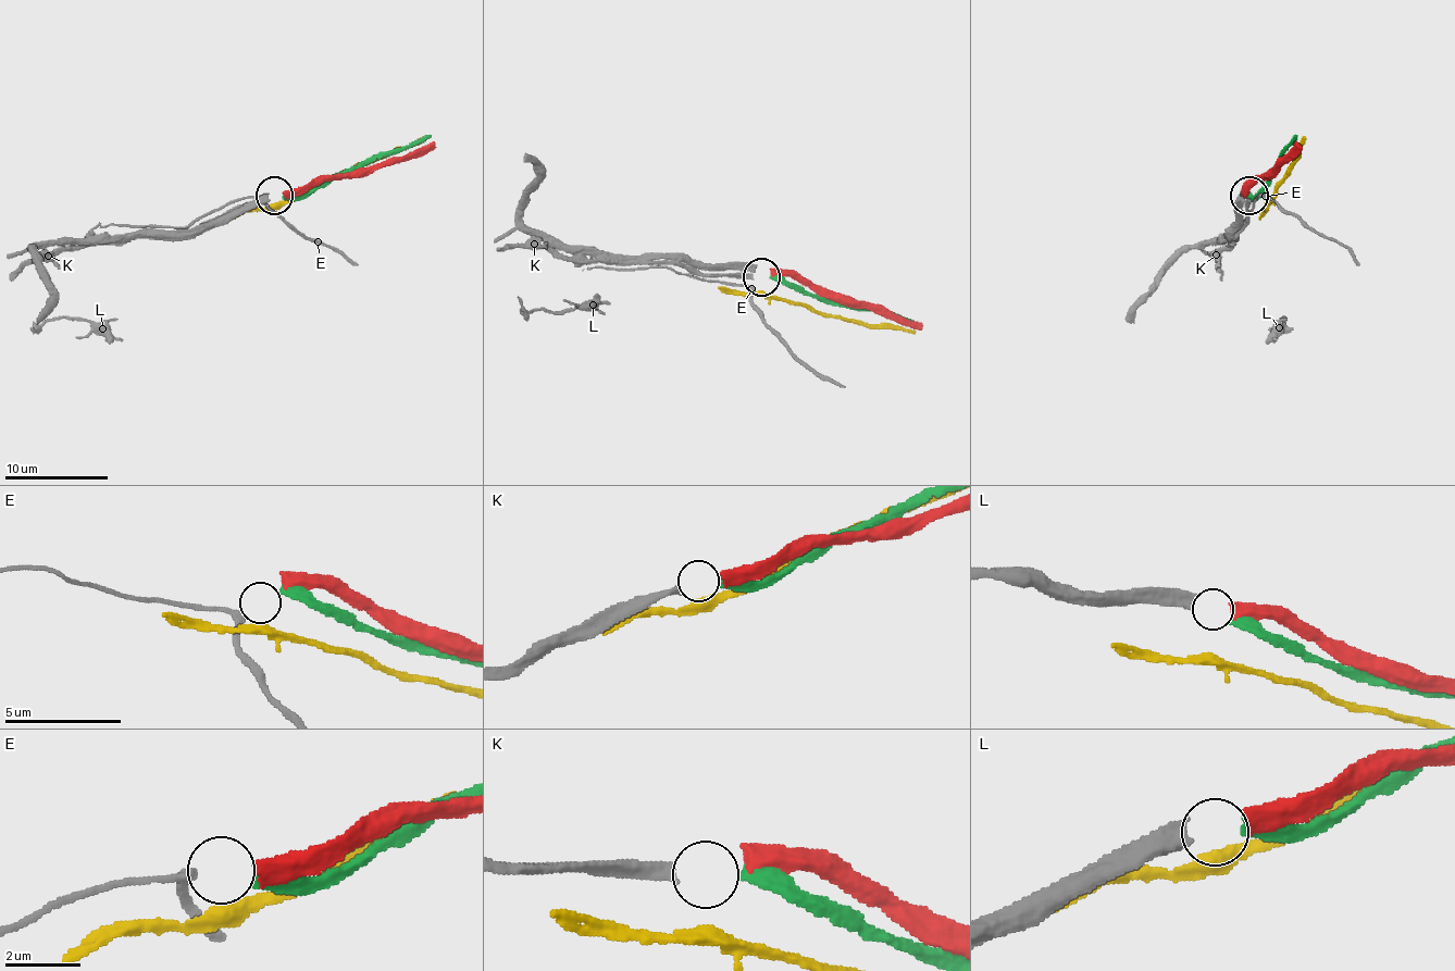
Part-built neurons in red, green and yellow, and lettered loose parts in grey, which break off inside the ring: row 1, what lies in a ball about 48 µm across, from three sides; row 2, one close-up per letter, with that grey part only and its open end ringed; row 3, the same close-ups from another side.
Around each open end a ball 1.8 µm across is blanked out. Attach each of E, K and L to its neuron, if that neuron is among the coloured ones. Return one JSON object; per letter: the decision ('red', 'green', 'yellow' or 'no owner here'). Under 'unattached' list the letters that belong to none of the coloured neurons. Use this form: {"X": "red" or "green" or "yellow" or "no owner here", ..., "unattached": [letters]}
{"E": "no owner here", "K": "green", "L": "red", "unattached": ["E"]}

